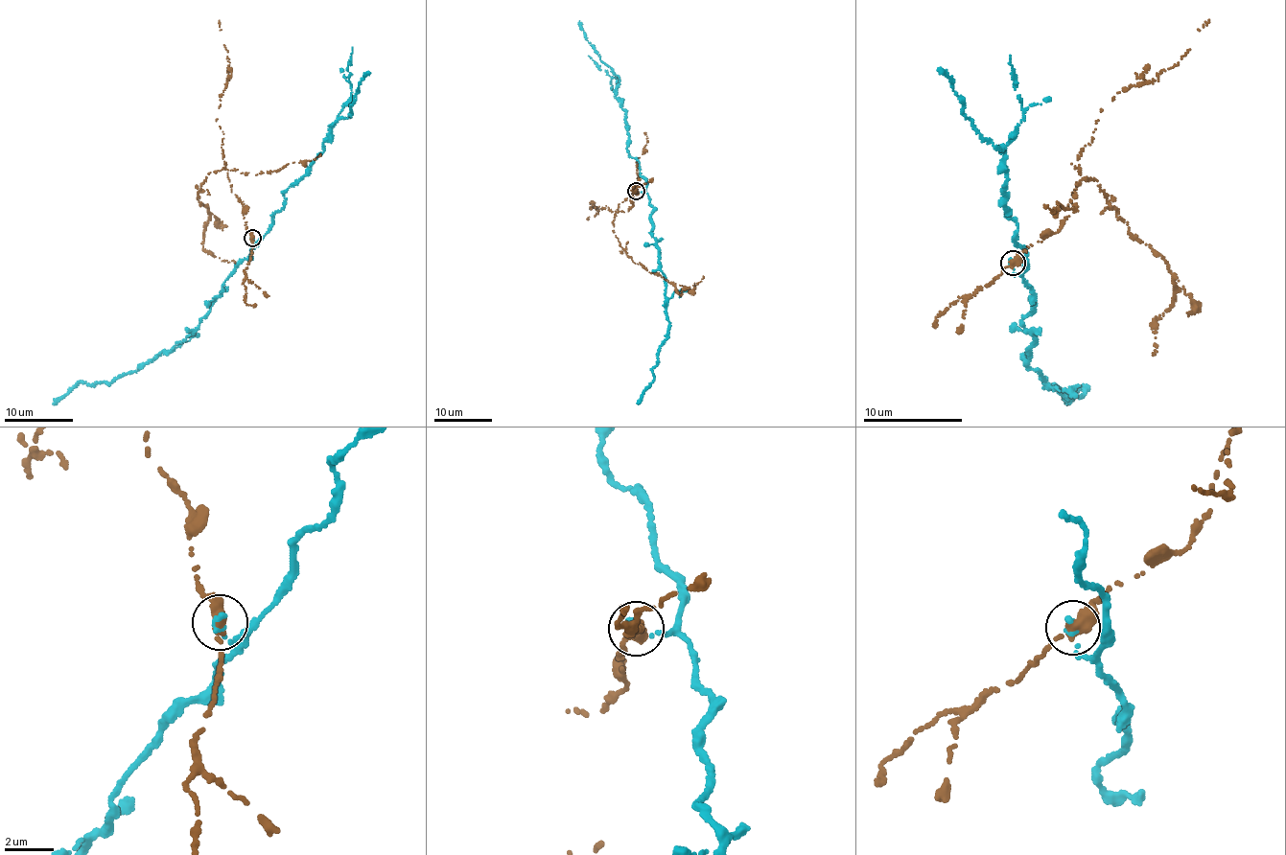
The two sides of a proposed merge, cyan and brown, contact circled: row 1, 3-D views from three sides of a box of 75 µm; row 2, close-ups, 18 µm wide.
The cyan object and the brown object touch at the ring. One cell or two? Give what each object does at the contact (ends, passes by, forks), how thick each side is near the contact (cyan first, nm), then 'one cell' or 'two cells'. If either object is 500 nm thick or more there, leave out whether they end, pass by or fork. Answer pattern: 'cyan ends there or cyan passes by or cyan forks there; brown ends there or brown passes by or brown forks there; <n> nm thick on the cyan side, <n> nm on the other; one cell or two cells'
cyan ends there; brown passes by; 280 nm thick on the cyan side, 400 nm on the other; two cells

